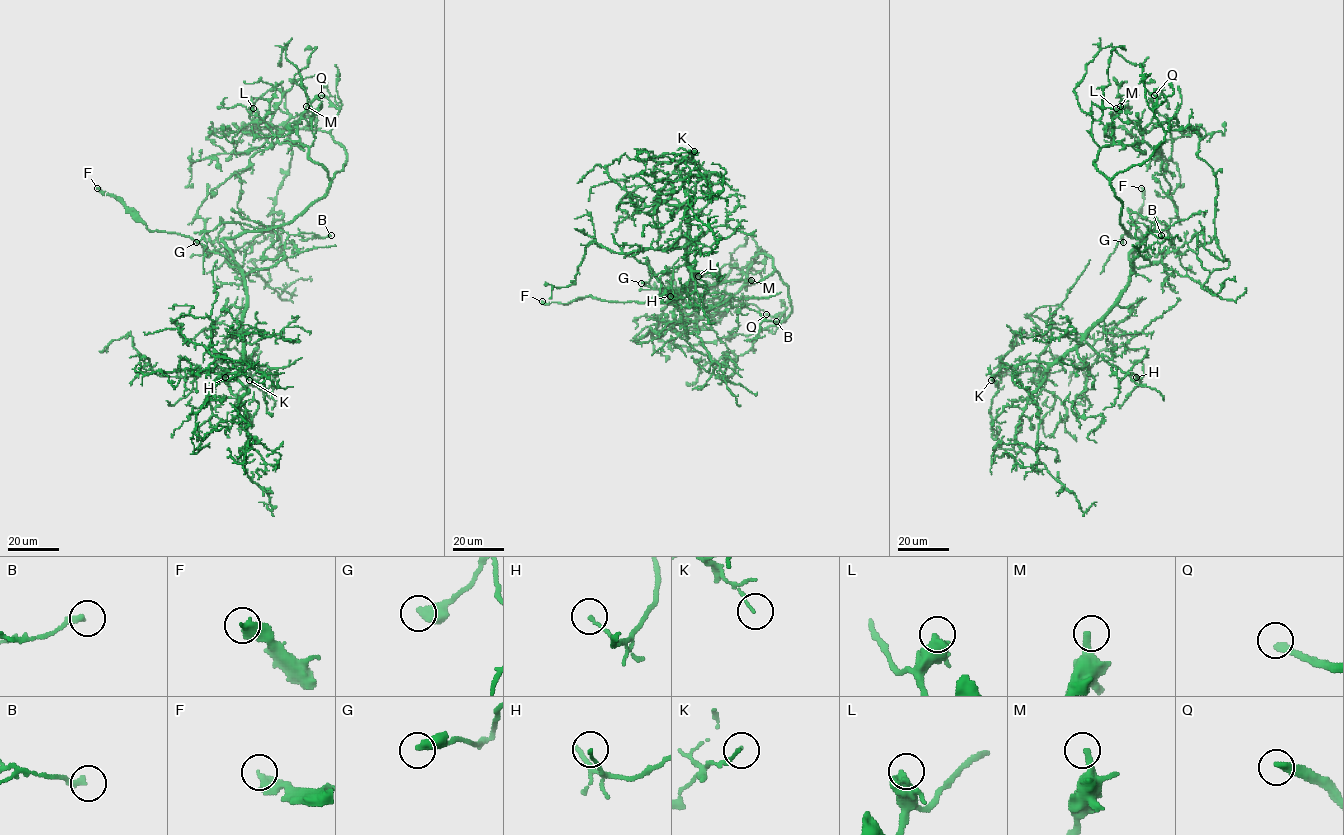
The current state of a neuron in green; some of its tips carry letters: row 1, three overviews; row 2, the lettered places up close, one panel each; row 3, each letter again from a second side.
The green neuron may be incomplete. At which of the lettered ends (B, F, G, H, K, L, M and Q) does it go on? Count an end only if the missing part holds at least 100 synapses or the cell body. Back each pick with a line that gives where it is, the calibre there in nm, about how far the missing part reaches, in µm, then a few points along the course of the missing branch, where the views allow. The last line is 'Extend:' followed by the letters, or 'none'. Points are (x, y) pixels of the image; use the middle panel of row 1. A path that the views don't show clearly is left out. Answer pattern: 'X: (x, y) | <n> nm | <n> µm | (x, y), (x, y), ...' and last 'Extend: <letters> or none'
F: (542, 301) | 420 nm | 15 µm | (542, 301), (527, 278)
M: (751, 280) | 280 nm | 40 µm | (751, 280), (771, 272), (772, 281), (781, 288)
Q: (766, 314) | 320 nm | 45 µm | (766, 314), (755, 310), (750, 317), (748, 332), (753, 326), (757, 330), (761, 360)
Extend: F, M, Q

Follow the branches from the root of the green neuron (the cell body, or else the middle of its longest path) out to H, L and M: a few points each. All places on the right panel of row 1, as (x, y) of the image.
H: (1127, 232), (1143, 238), (1129, 254), (1128, 285), (1085, 339), (1110, 364), (1135, 374), (1139, 380), (1136, 377)
L: (1127, 232), (1122, 203), (1094, 164), (1113, 143), (1111, 123), (1104, 134), (1113, 132), (1116, 108)
M: (1127, 232), (1120, 224), (1122, 203), (1094, 164), (1098, 152), (1113, 143), (1112, 121), (1120, 106)

